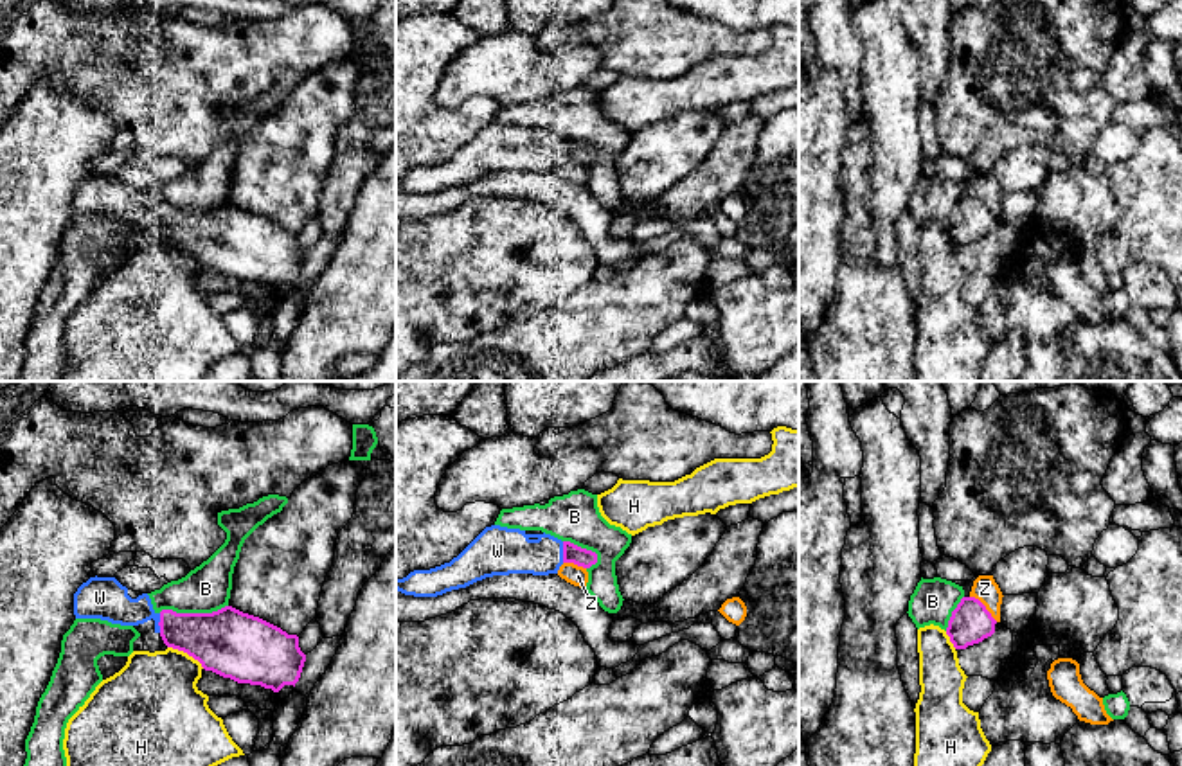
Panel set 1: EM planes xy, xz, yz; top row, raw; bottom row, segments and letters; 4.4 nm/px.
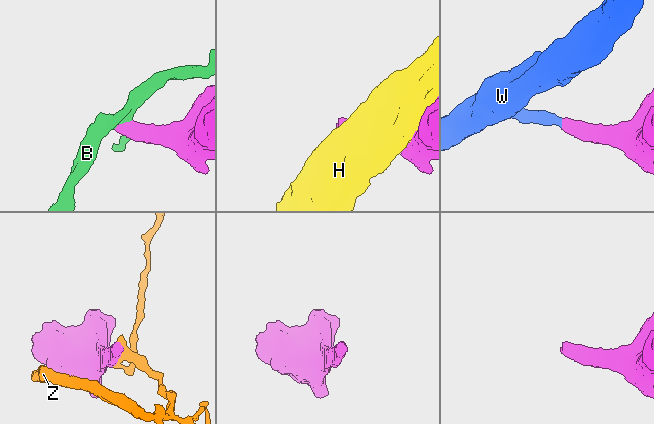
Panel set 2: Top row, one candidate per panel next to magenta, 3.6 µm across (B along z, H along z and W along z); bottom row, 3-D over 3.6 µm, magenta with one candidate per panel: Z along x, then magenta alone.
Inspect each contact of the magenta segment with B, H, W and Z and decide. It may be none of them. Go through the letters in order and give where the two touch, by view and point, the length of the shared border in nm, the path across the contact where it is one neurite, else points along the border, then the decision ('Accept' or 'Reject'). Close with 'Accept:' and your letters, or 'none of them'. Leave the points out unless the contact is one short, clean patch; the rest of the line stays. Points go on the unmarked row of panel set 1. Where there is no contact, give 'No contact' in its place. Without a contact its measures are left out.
B: Touches magenta at xy (193, 211). Shared border 320 nm. Boundary: xy (227, 202), (211, 209), (159, 209). Reject
H: Touches magenta at xy (186, 249). Shared border 190 nm. Reject
W: Touches magenta at xz (564, 150). Shared border 100 nm. Accept
Z: Touches magenta at yz (984, 204). Shared border 170 nm. Reject
Accept: W

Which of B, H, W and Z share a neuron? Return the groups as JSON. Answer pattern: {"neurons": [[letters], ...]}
{"neurons": [["B"], ["H"], ["W"], ["Z"]]}

